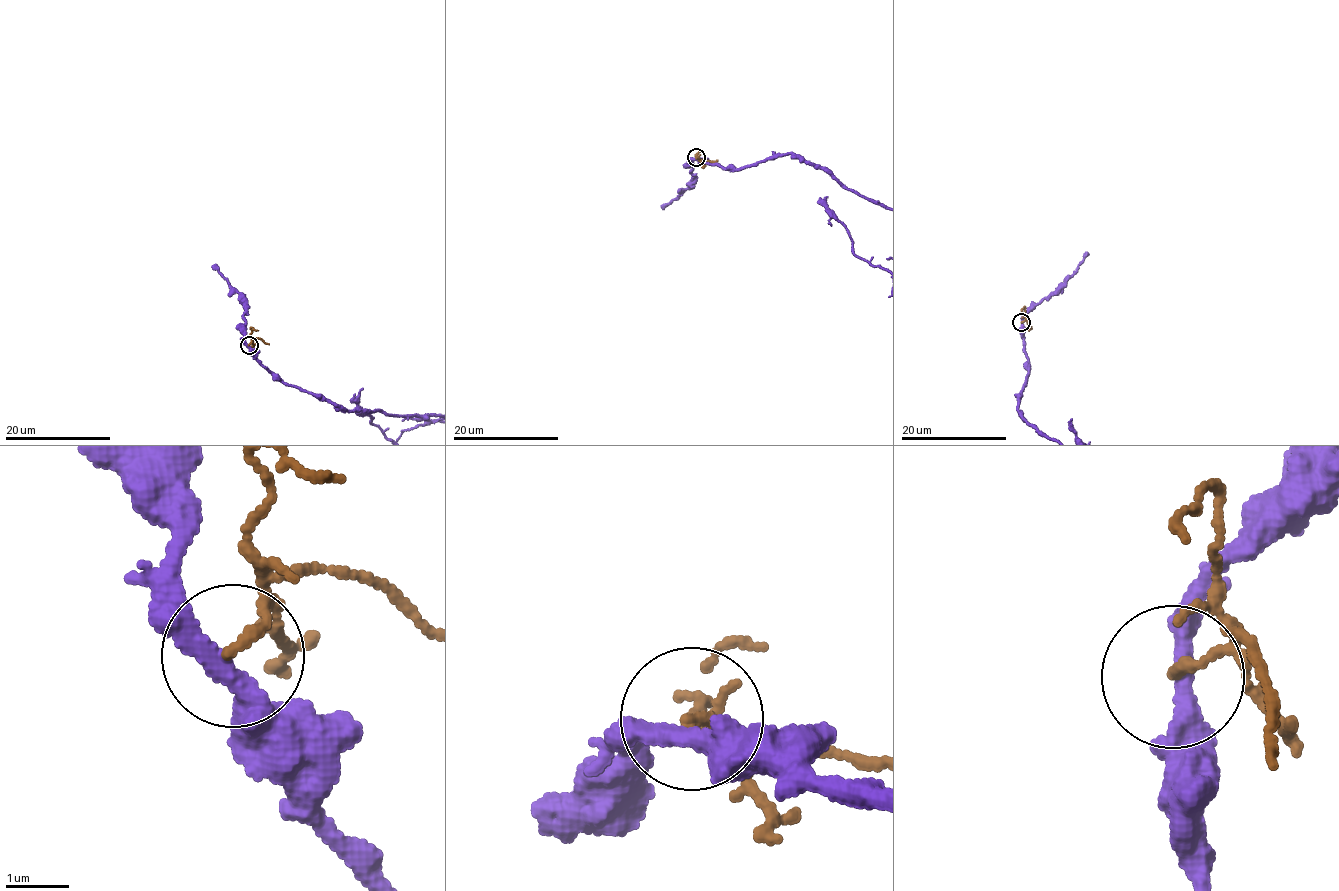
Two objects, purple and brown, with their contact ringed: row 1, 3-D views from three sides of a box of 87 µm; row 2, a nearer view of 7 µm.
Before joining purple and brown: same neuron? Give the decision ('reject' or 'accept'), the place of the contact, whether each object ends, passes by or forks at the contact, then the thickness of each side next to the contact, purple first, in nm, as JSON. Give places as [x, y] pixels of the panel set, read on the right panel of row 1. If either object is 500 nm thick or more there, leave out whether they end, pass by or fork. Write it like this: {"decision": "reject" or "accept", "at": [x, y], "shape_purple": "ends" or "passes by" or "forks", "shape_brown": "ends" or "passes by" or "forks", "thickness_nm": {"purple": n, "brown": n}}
{"decision": "reject", "at": [1021, 322], "shape_purple": "passes by", "shape_brown": "ends", "thickness_nm": {"purple": 320, "brown": 170}}

